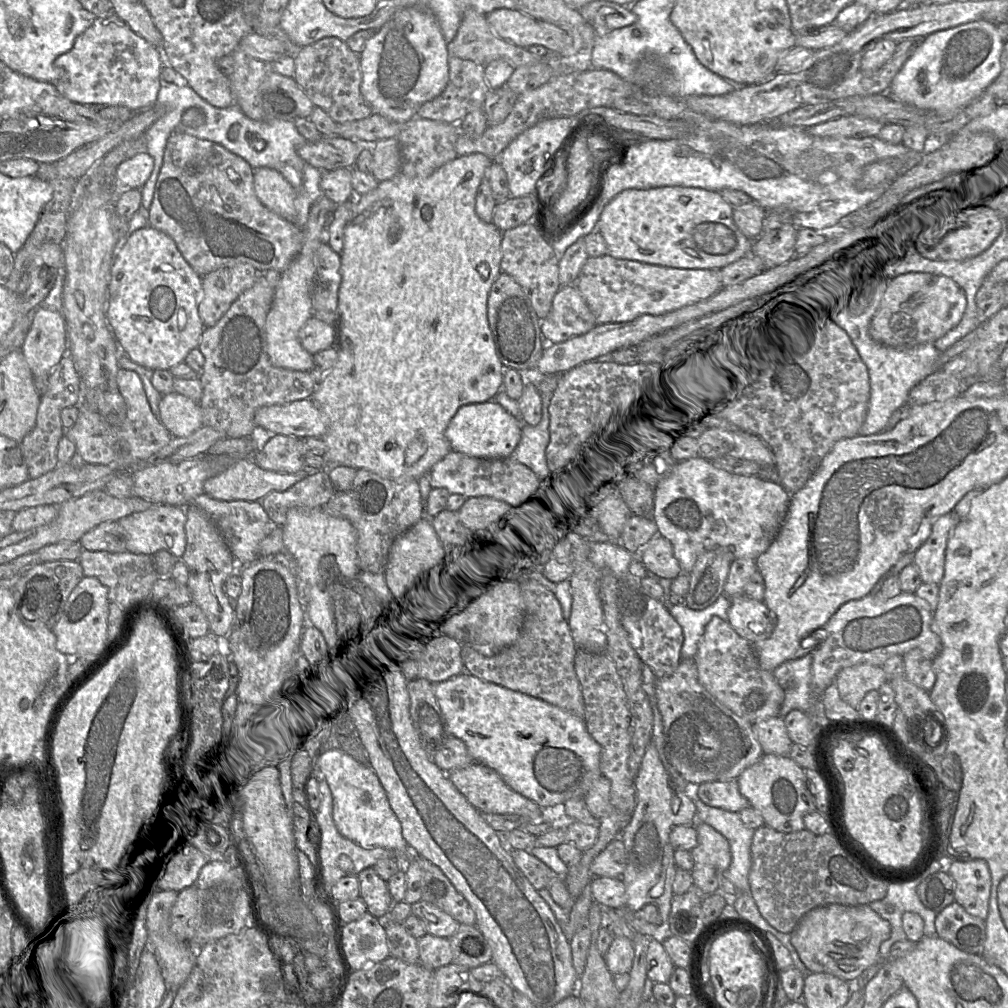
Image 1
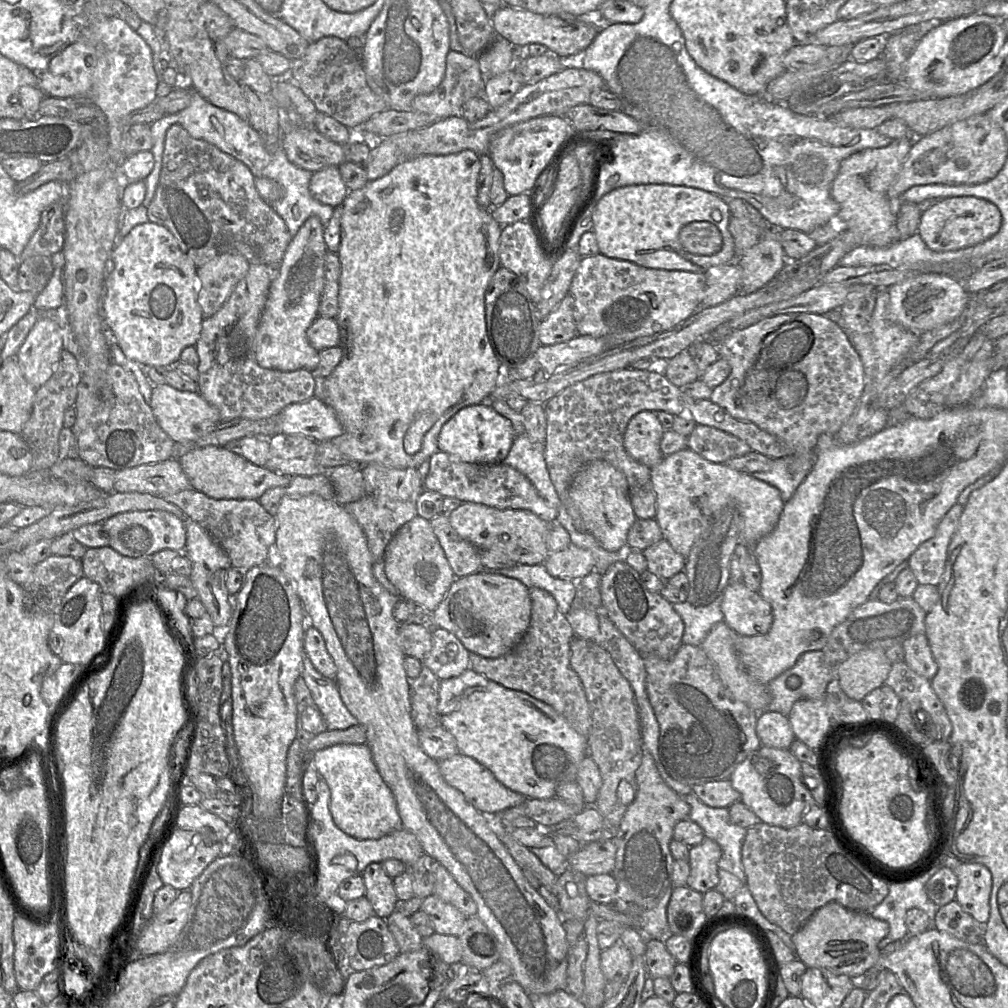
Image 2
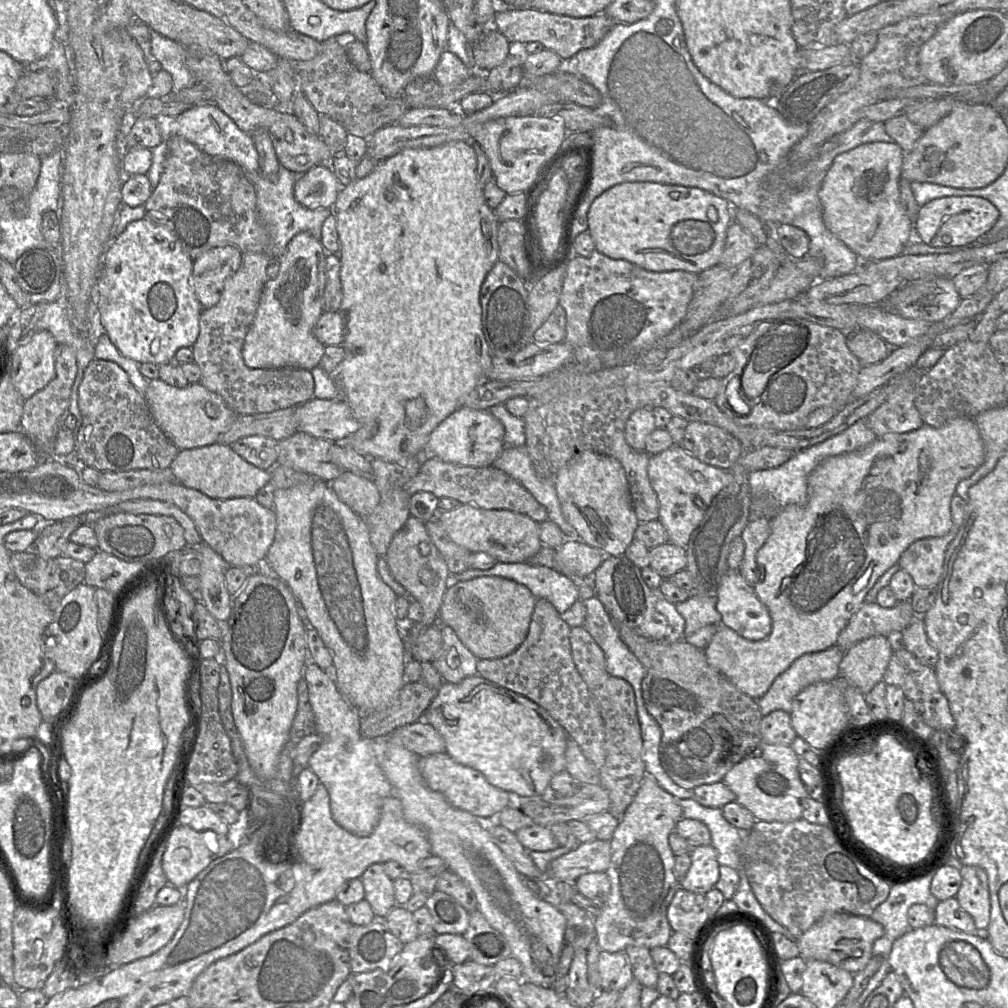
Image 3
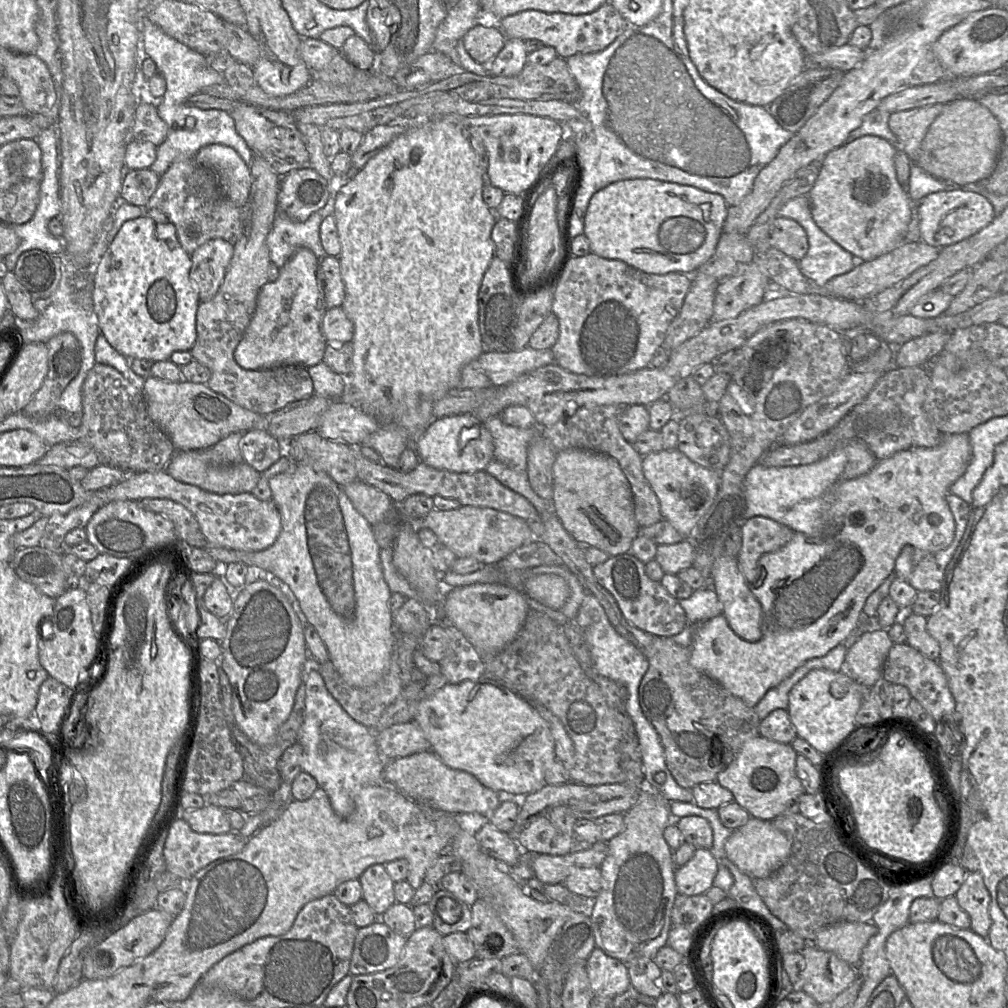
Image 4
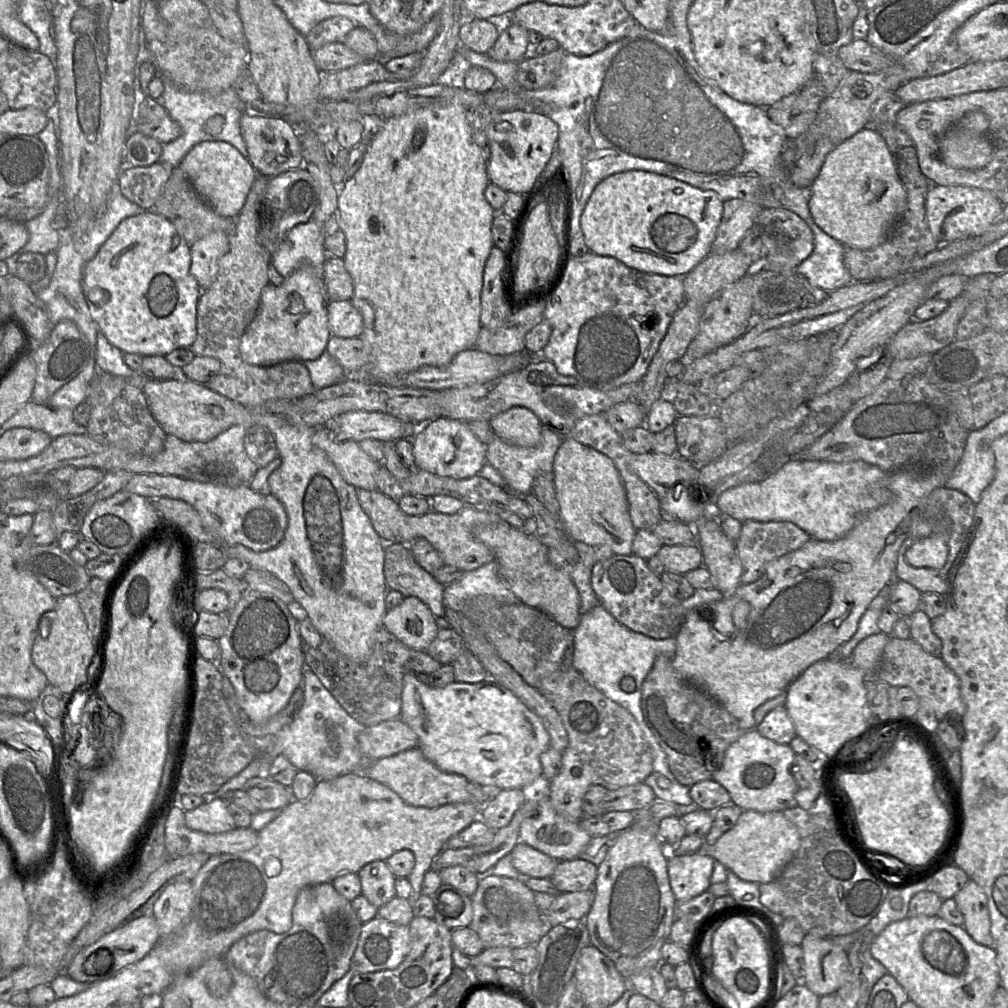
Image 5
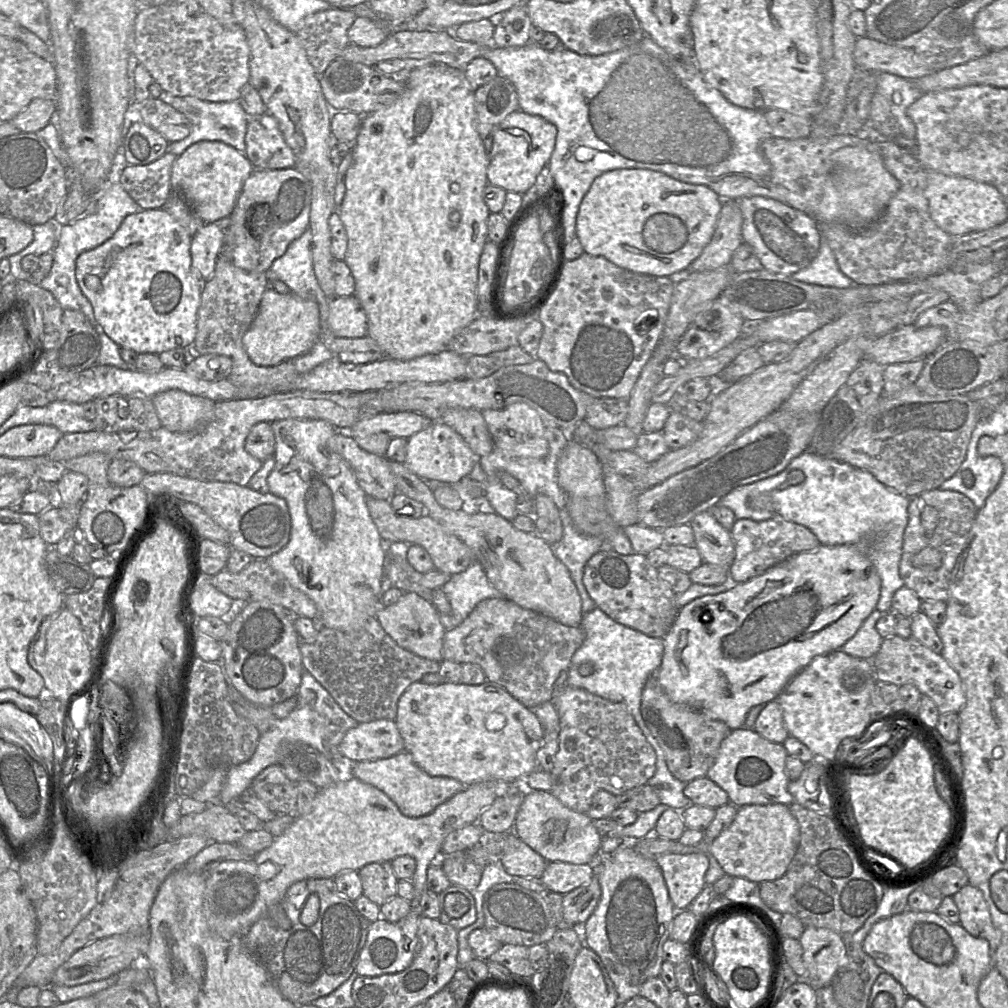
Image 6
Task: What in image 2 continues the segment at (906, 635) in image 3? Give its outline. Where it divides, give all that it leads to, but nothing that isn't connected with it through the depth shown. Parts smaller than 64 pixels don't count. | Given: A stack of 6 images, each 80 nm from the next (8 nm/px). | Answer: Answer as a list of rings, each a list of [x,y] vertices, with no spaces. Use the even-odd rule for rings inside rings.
[[[925,633],[916,634],[903,643],[906,664],[917,674],[932,680],[938,671]]]

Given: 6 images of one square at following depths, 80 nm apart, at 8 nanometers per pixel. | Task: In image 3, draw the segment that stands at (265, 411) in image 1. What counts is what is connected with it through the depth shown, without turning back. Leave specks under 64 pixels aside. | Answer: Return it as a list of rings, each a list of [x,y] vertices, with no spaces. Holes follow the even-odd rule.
[[[311,398],[295,407],[297,432],[330,442],[343,441],[359,429],[348,404],[342,399]]]

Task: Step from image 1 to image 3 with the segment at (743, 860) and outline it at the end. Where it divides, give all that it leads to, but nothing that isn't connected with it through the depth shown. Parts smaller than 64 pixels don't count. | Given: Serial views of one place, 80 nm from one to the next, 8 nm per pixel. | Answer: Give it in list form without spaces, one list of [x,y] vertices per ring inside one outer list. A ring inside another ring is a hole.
[[[694,798],[678,799],[677,803],[682,808],[683,818],[699,820],[706,825],[719,865],[728,866],[736,871],[743,868],[740,841],[746,832],[741,832],[729,824],[720,808],[704,807]]]

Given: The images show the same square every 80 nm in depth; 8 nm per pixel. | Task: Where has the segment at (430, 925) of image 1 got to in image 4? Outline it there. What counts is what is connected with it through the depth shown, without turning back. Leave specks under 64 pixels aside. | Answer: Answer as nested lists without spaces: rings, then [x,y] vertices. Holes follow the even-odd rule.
[[[437,887],[428,905],[433,913],[433,928],[441,935],[467,932],[471,927],[471,908],[453,893]]]

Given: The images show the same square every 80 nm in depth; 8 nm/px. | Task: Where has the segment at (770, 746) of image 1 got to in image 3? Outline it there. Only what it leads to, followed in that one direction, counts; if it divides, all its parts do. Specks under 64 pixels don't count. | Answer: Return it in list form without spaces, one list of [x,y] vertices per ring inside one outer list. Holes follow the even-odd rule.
[[[774,710],[763,716],[760,733],[764,742],[775,745],[791,746],[797,736],[791,725],[790,714],[783,710]]]

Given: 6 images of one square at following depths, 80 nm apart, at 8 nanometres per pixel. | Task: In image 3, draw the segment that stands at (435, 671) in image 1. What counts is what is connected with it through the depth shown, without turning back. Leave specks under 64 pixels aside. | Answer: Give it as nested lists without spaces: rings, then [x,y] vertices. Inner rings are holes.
[[[441,625],[442,648],[432,661],[443,681],[459,683],[463,679],[477,675],[477,658],[461,642],[455,631]]]

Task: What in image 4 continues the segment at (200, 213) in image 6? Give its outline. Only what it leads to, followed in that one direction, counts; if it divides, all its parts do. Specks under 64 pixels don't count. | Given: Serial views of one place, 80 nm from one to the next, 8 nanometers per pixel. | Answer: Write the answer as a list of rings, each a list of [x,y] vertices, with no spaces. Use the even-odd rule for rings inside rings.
[[[211,144],[202,147],[194,161],[216,173],[222,195],[235,206],[249,204],[252,176],[249,166],[231,147]]]

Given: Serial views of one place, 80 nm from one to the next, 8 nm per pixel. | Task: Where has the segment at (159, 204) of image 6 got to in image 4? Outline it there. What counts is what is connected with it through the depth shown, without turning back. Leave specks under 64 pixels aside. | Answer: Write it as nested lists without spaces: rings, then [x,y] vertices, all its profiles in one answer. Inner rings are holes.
[[[150,168],[128,170],[122,179],[121,201],[144,208],[156,191],[160,178]]]

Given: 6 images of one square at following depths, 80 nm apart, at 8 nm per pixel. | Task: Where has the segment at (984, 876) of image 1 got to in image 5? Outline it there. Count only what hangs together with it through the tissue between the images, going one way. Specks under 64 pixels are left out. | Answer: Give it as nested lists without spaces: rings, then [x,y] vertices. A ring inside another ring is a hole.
[[[973,880],[955,894],[954,900],[964,916],[964,929],[975,942],[992,947],[991,922],[988,899],[983,889]]]

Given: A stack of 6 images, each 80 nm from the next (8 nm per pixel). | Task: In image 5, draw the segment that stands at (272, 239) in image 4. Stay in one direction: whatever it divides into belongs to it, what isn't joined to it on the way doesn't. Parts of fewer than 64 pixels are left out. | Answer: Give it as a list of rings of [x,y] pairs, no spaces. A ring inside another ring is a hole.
[[[311,218],[293,227],[276,247],[271,264],[284,277],[291,275],[303,264],[309,264],[323,276],[328,254],[323,244],[323,230]]]

